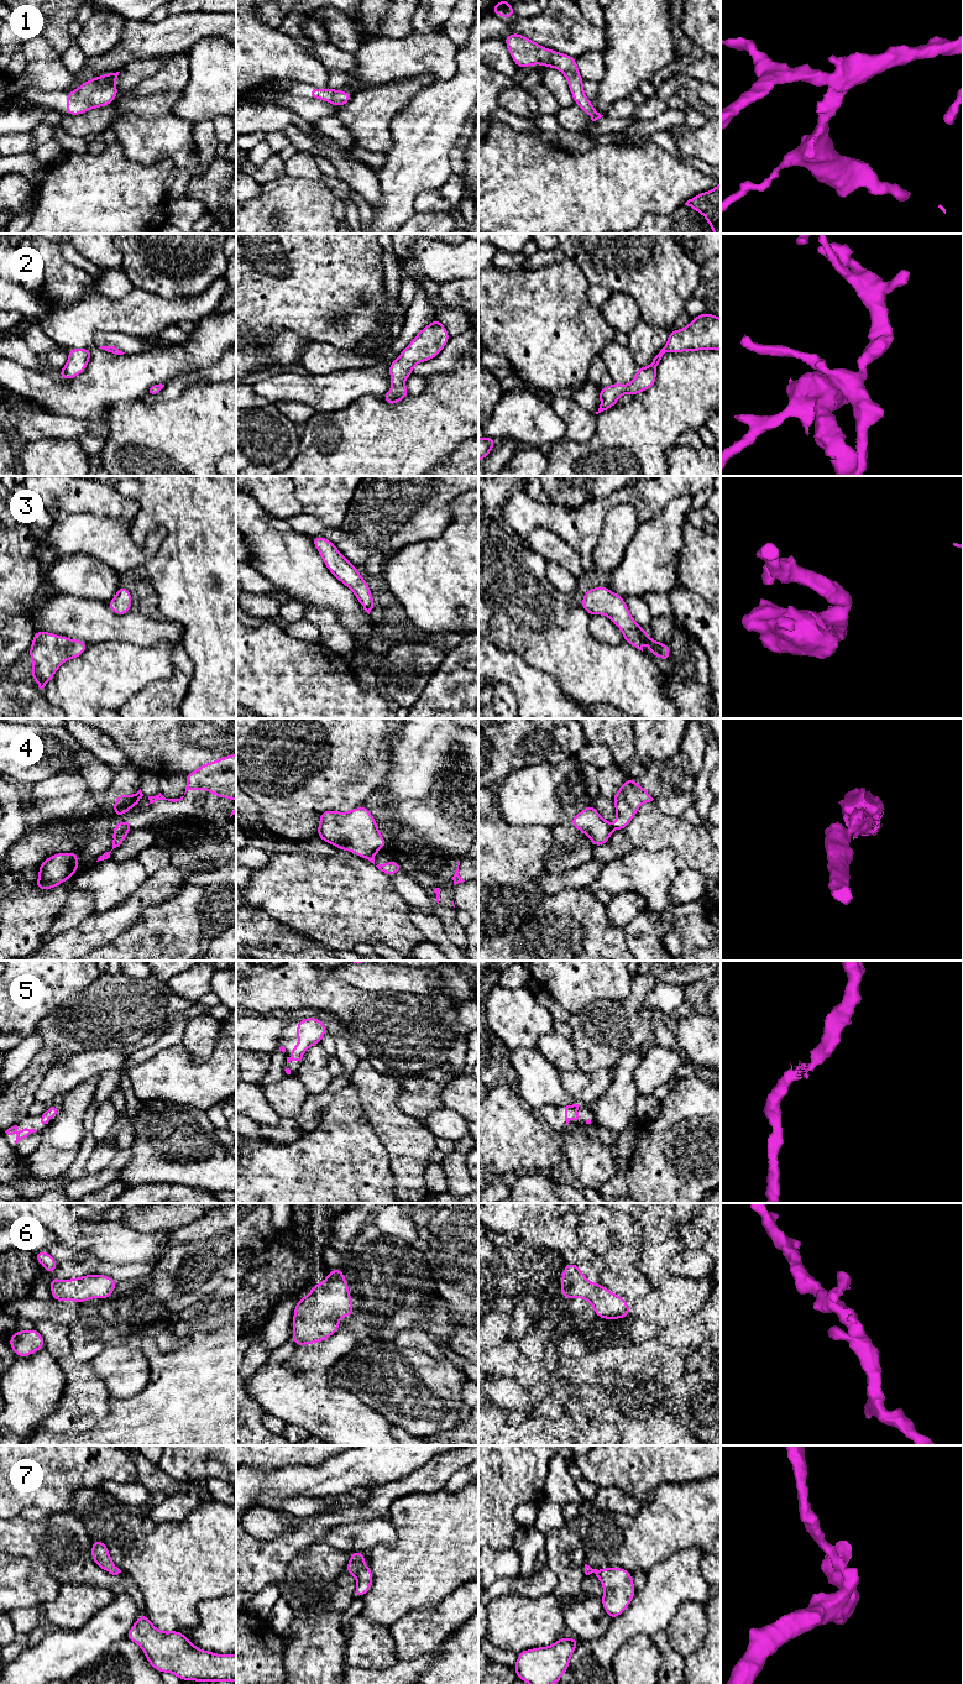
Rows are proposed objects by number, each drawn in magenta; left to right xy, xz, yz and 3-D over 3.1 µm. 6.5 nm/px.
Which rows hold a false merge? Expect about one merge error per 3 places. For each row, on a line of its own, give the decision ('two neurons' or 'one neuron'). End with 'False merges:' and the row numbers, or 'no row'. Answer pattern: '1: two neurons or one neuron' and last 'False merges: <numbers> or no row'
1: one neuron
2: one neuron
3: one neuron
4: two neurons
5: one neuron
6: one neuron
7: one neuron
False merges: 4

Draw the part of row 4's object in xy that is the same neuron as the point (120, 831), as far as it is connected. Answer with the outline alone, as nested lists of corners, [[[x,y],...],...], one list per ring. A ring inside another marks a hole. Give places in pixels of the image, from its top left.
[[[120,822],[115,823],[115,827],[112,830],[112,838],[114,838],[112,849],[119,847],[125,841],[126,836],[130,831],[131,831],[131,828],[129,828],[125,823],[120,823]],[[111,851],[100,856],[96,862],[110,858]]]

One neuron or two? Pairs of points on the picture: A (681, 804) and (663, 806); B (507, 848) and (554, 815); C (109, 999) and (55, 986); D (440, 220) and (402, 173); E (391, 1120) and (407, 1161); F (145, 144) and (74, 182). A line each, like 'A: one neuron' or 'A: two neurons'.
A: one neuron
B: two neurons
C: two neurons
D: two neurons
E: one neuron
F: two neurons

